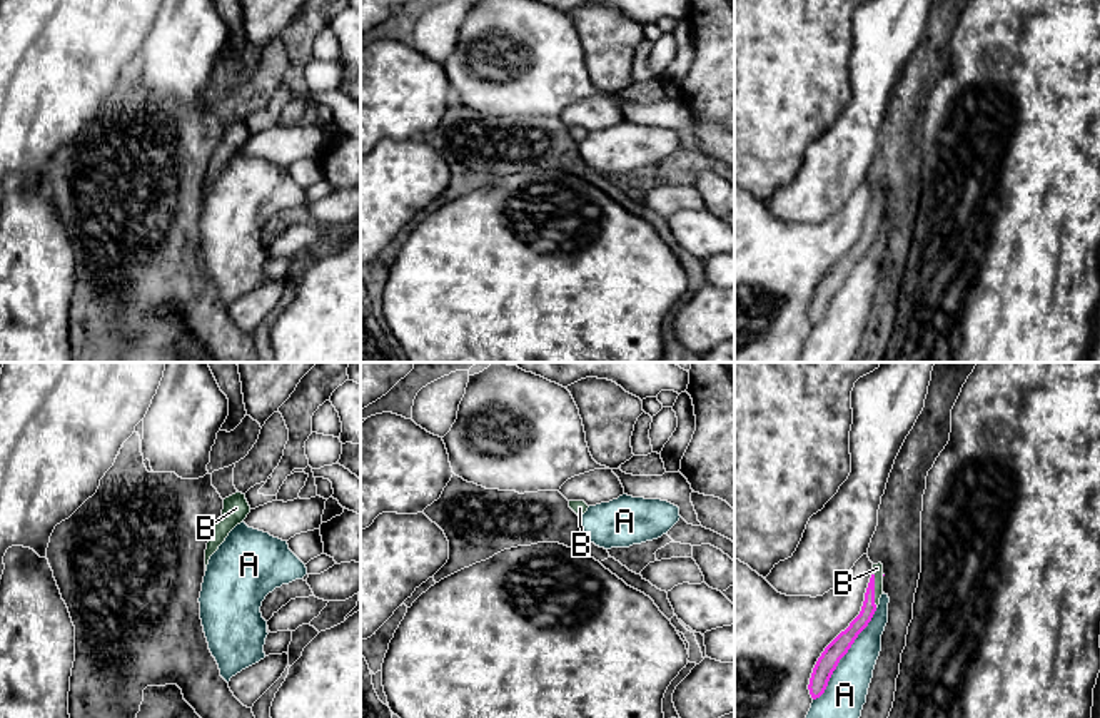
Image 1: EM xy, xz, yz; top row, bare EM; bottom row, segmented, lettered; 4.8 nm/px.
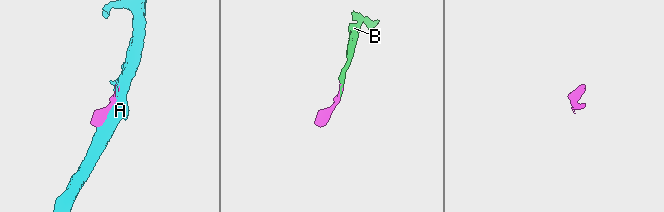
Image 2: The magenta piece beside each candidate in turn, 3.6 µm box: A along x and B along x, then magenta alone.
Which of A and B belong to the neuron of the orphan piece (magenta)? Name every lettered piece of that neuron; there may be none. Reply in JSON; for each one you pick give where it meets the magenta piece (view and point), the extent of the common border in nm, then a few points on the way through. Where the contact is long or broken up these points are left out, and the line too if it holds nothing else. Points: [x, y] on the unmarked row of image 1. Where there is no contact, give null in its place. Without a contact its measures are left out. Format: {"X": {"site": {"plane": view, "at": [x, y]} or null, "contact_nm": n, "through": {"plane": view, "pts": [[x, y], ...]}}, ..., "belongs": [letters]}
{"B": {"site": {"plane": "yz", "at": [873, 216]}, "contact_nm": 170}, "belongs": ["B"]}

